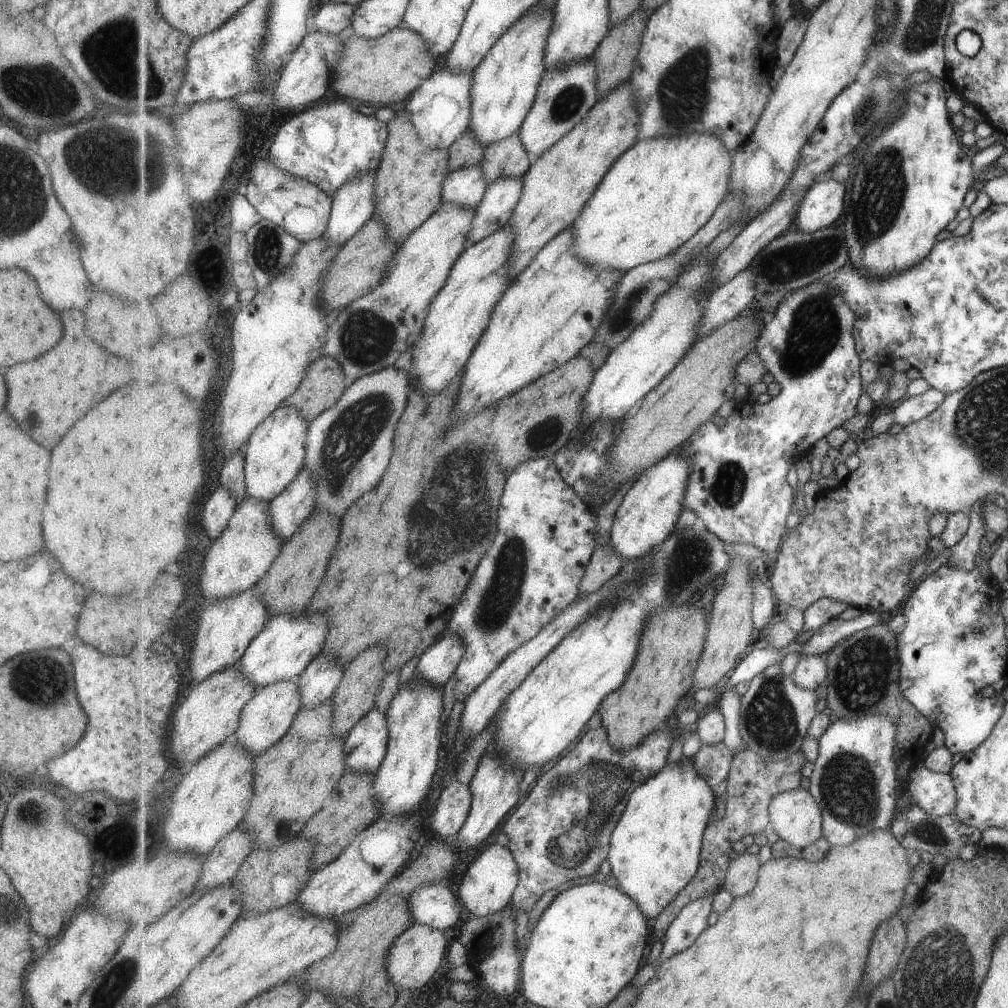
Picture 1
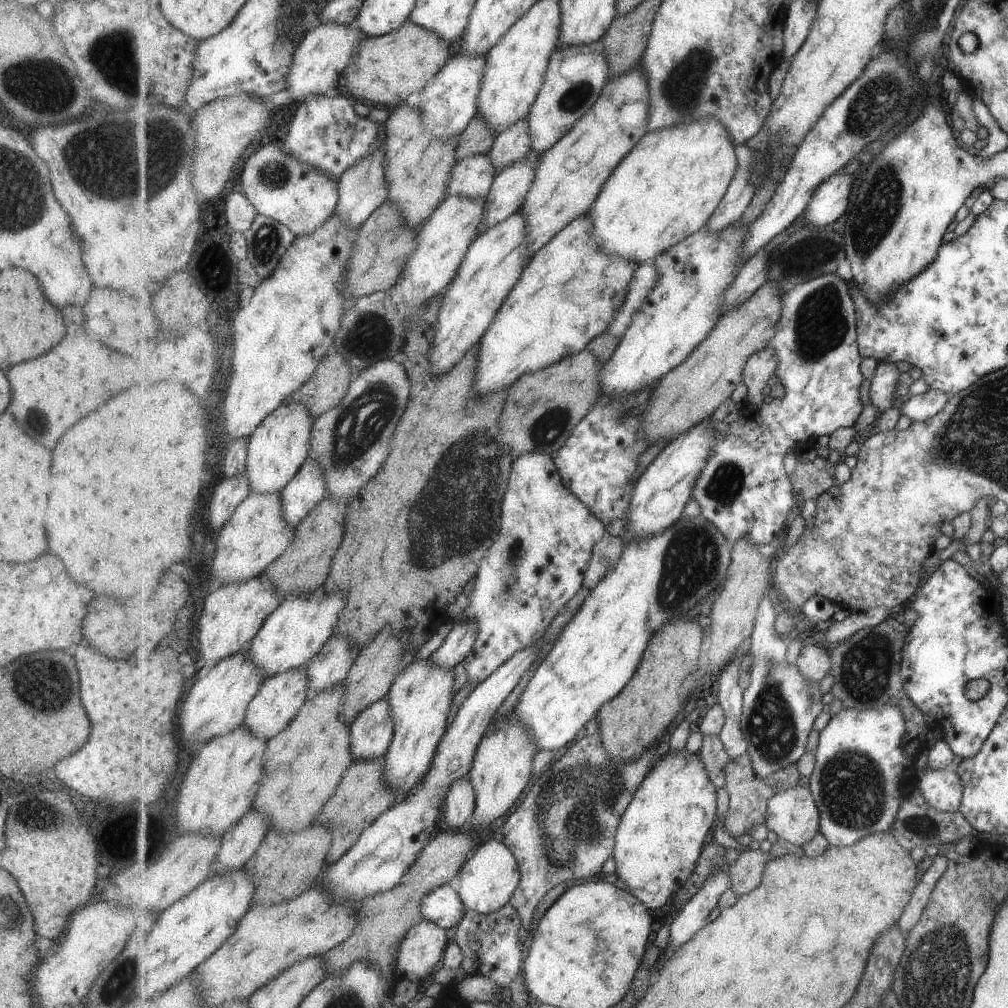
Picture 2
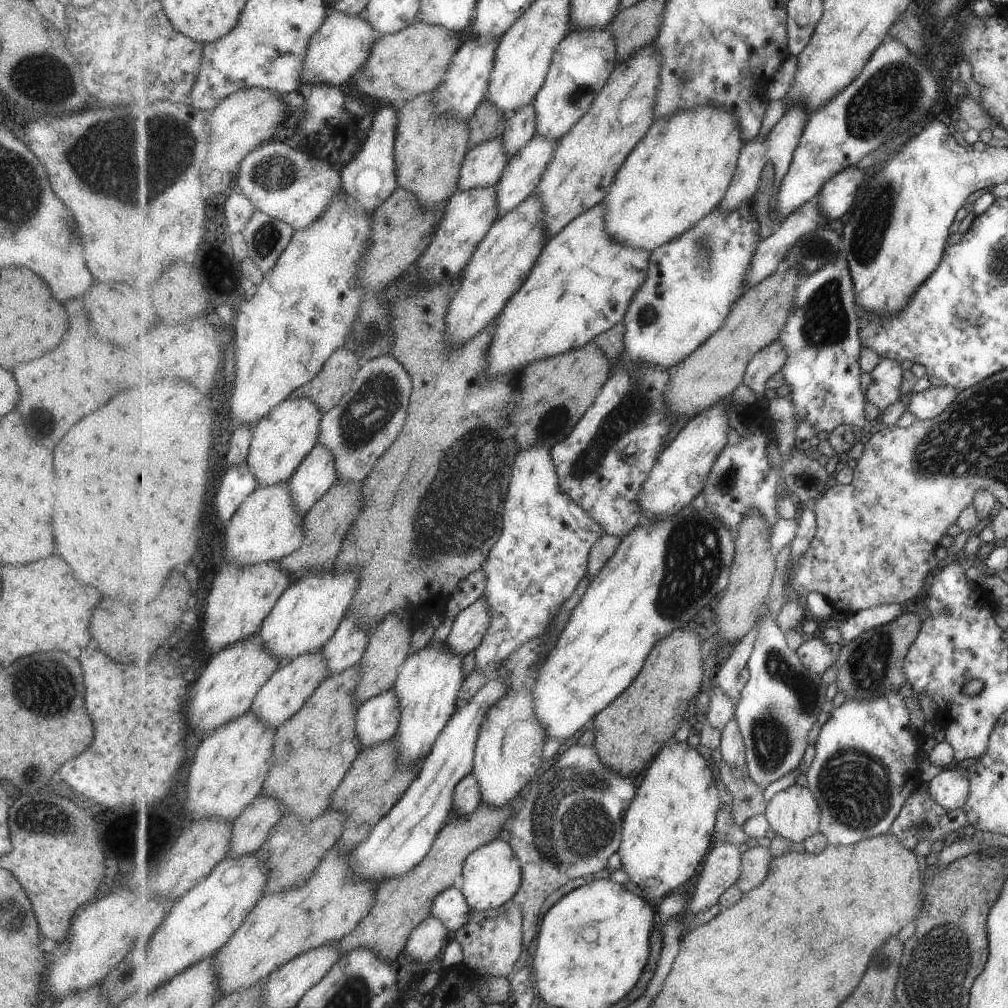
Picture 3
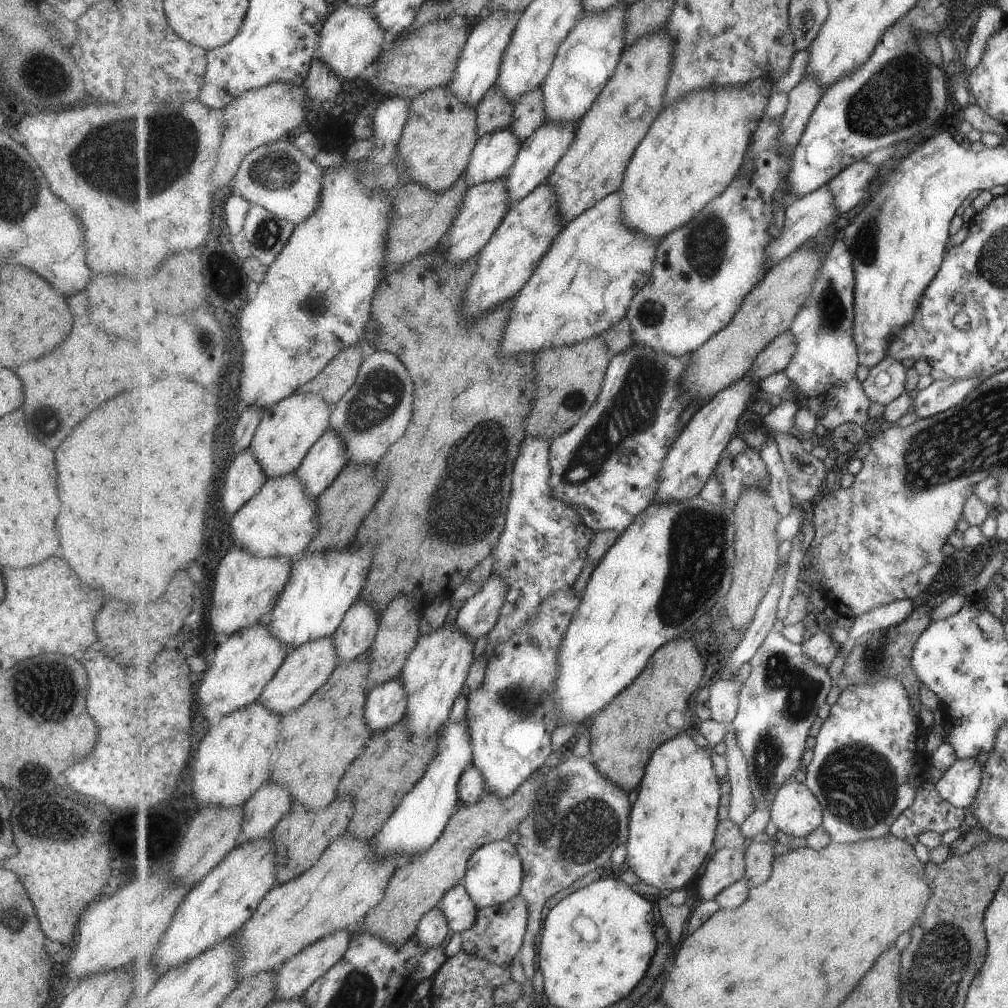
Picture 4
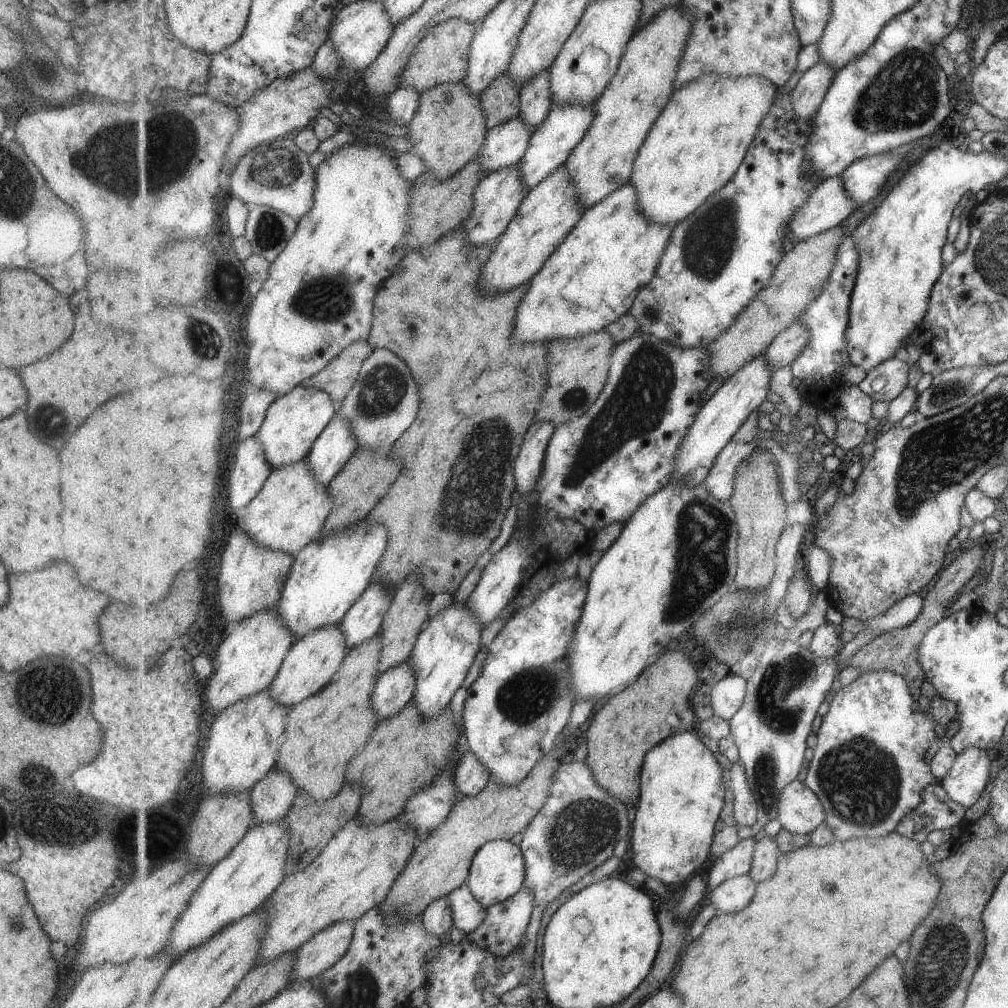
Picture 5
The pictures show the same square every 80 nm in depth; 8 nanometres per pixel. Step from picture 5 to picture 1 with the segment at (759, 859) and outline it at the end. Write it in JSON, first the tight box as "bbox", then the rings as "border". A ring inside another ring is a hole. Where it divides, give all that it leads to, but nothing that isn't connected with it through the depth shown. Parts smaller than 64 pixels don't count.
{"bbox":[724,852,761,897],"border":[[[744,852],[730,863],[724,889],[731,892],[734,897],[749,894],[757,886],[761,868],[761,860],[759,860],[758,854]]]}

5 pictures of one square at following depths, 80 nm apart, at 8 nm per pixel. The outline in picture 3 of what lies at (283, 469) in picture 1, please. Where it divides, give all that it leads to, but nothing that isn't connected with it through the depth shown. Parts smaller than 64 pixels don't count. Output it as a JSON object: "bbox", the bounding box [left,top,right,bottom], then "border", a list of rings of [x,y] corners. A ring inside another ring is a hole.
{"bbox":[247,397,324,487],"border":[[[301,397],[284,400],[259,420],[254,428],[254,439],[247,460],[257,475],[260,487],[290,480],[305,457],[319,443],[323,417],[324,412],[312,398]]]}

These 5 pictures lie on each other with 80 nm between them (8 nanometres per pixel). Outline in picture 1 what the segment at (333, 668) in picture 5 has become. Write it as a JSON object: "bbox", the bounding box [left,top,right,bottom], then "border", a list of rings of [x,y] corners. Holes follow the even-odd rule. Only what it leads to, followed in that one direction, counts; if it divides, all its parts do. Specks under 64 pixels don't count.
{"bbox":[233,677,301,758],"border":[[[299,677],[277,682],[273,686],[265,686],[255,694],[255,697],[246,705],[241,715],[241,723],[233,740],[239,743],[243,750],[247,750],[253,758],[261,755],[265,750],[275,746],[281,738],[292,729],[297,714],[301,710],[301,694]]]}

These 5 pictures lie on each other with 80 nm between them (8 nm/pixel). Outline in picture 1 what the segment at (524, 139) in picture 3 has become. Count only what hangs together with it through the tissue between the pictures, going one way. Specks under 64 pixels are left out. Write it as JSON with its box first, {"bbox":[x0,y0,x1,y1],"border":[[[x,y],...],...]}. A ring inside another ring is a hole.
{"bbox":[480,134,534,186],"border":[[[511,134],[511,137],[491,144],[486,150],[480,165],[487,186],[499,178],[525,176],[531,169],[534,158],[525,150],[519,134]]]}

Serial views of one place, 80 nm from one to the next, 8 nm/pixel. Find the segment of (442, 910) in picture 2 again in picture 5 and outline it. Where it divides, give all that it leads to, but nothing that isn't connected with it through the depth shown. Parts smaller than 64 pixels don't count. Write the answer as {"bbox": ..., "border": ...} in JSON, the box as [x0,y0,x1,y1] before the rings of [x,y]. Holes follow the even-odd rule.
{"bbox":[449,883,488,935],"border":[[[467,883],[455,889],[450,894],[449,900],[454,910],[454,926],[464,930],[468,935],[486,922],[488,909],[477,900]]]}

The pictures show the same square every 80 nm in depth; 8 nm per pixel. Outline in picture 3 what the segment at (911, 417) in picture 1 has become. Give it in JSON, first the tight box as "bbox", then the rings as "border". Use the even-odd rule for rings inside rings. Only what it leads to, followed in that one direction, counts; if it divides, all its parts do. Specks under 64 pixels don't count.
{"bbox":[907,384,959,420],"border":[[[931,384],[924,391],[907,398],[908,410],[917,420],[935,418],[951,404],[959,391],[951,385],[938,387]]]}

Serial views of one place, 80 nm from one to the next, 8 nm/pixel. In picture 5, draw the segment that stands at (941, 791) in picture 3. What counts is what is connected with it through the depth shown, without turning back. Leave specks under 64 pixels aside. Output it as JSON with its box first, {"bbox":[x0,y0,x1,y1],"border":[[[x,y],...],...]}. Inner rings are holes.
{"bbox":[940,747,989,809],"border":[[[969,747],[956,754],[949,772],[940,780],[946,795],[964,809],[969,808],[988,784],[989,758],[982,748]]]}

